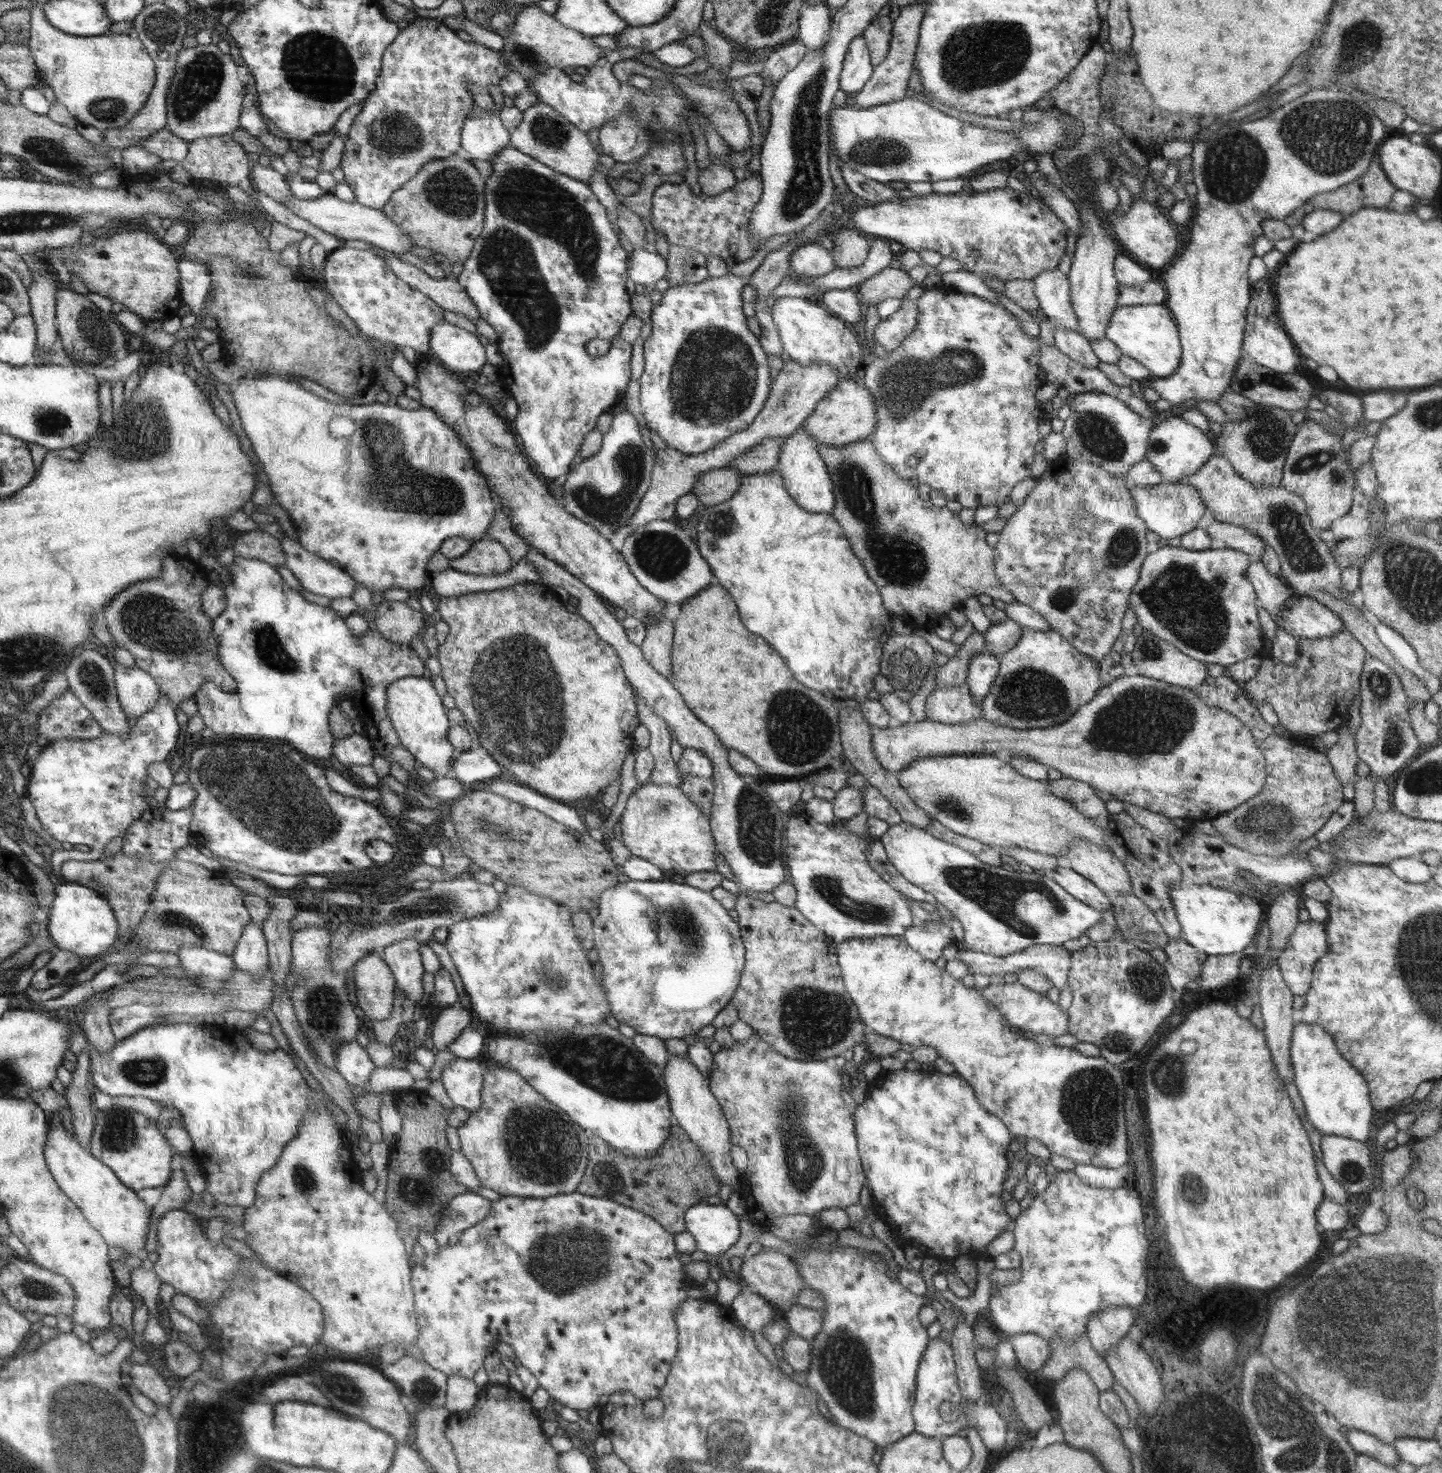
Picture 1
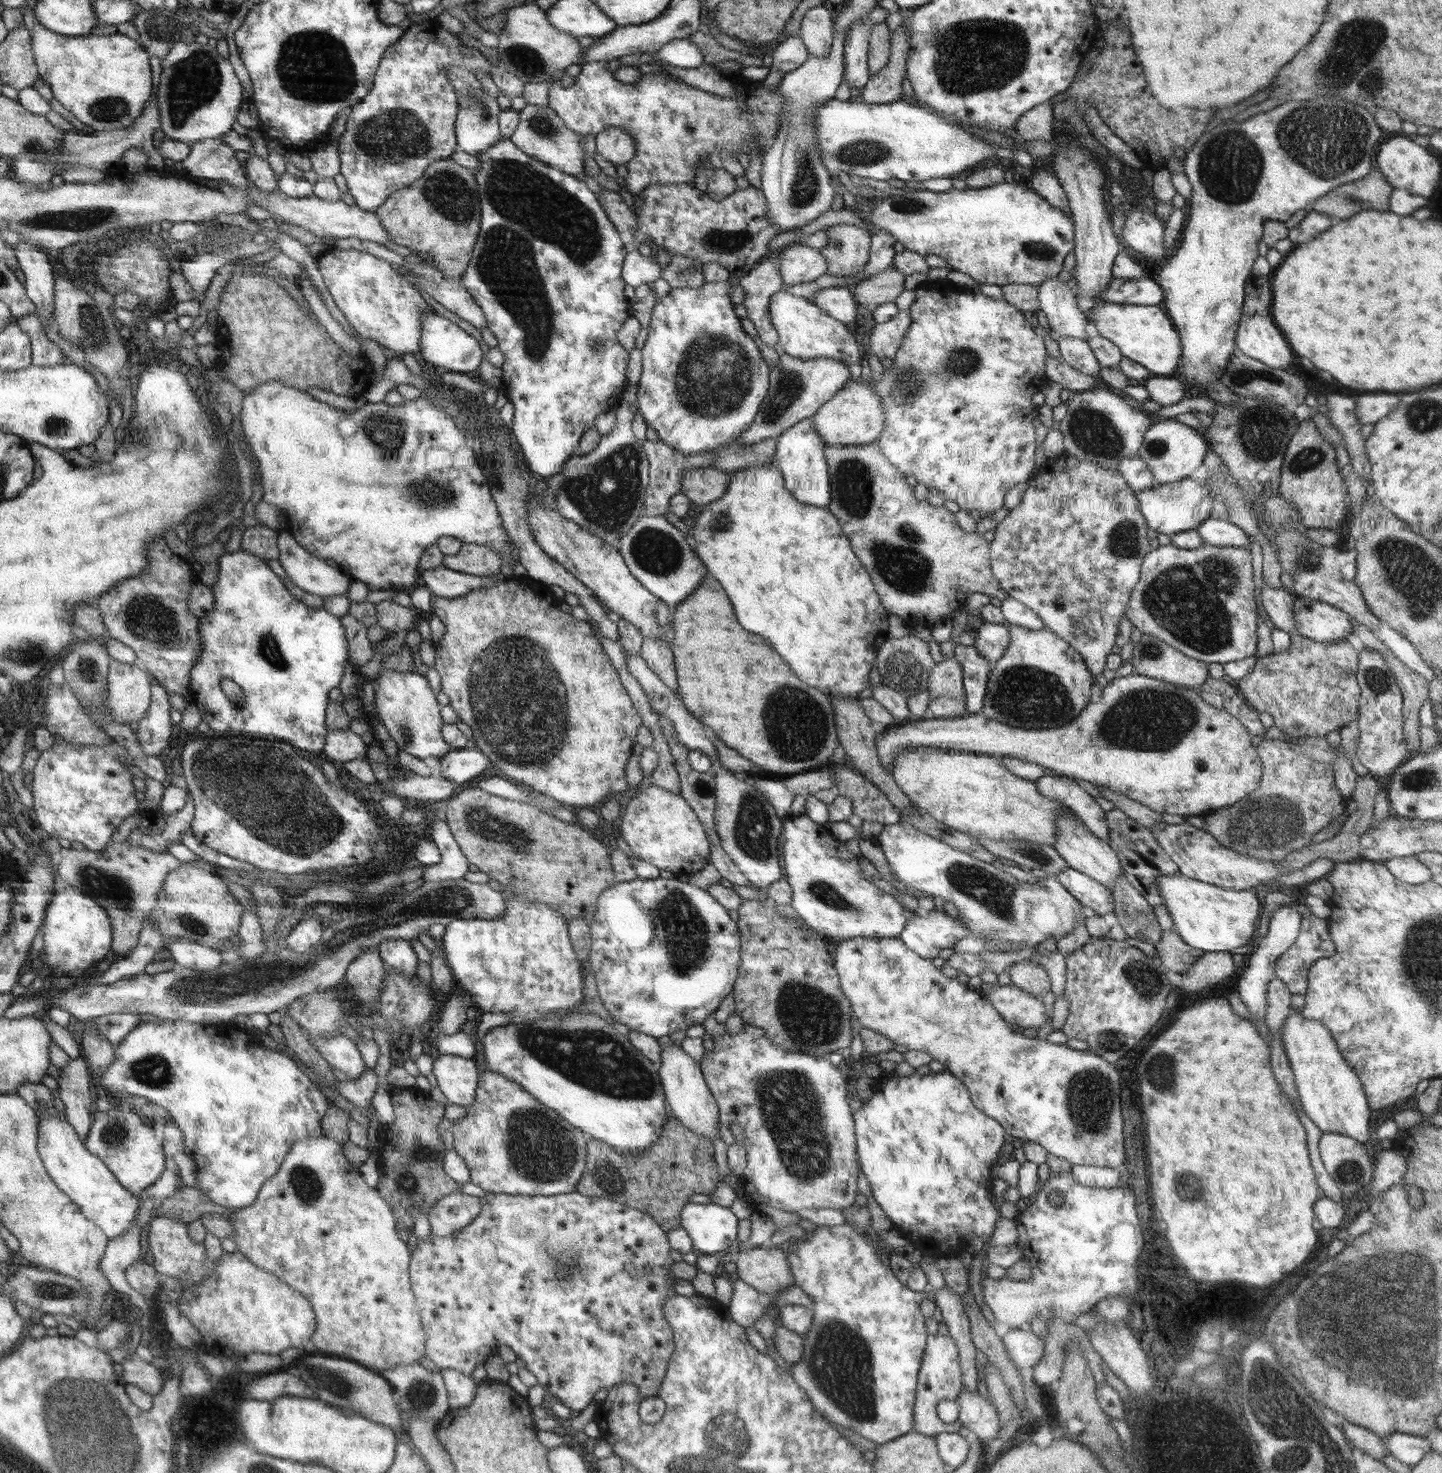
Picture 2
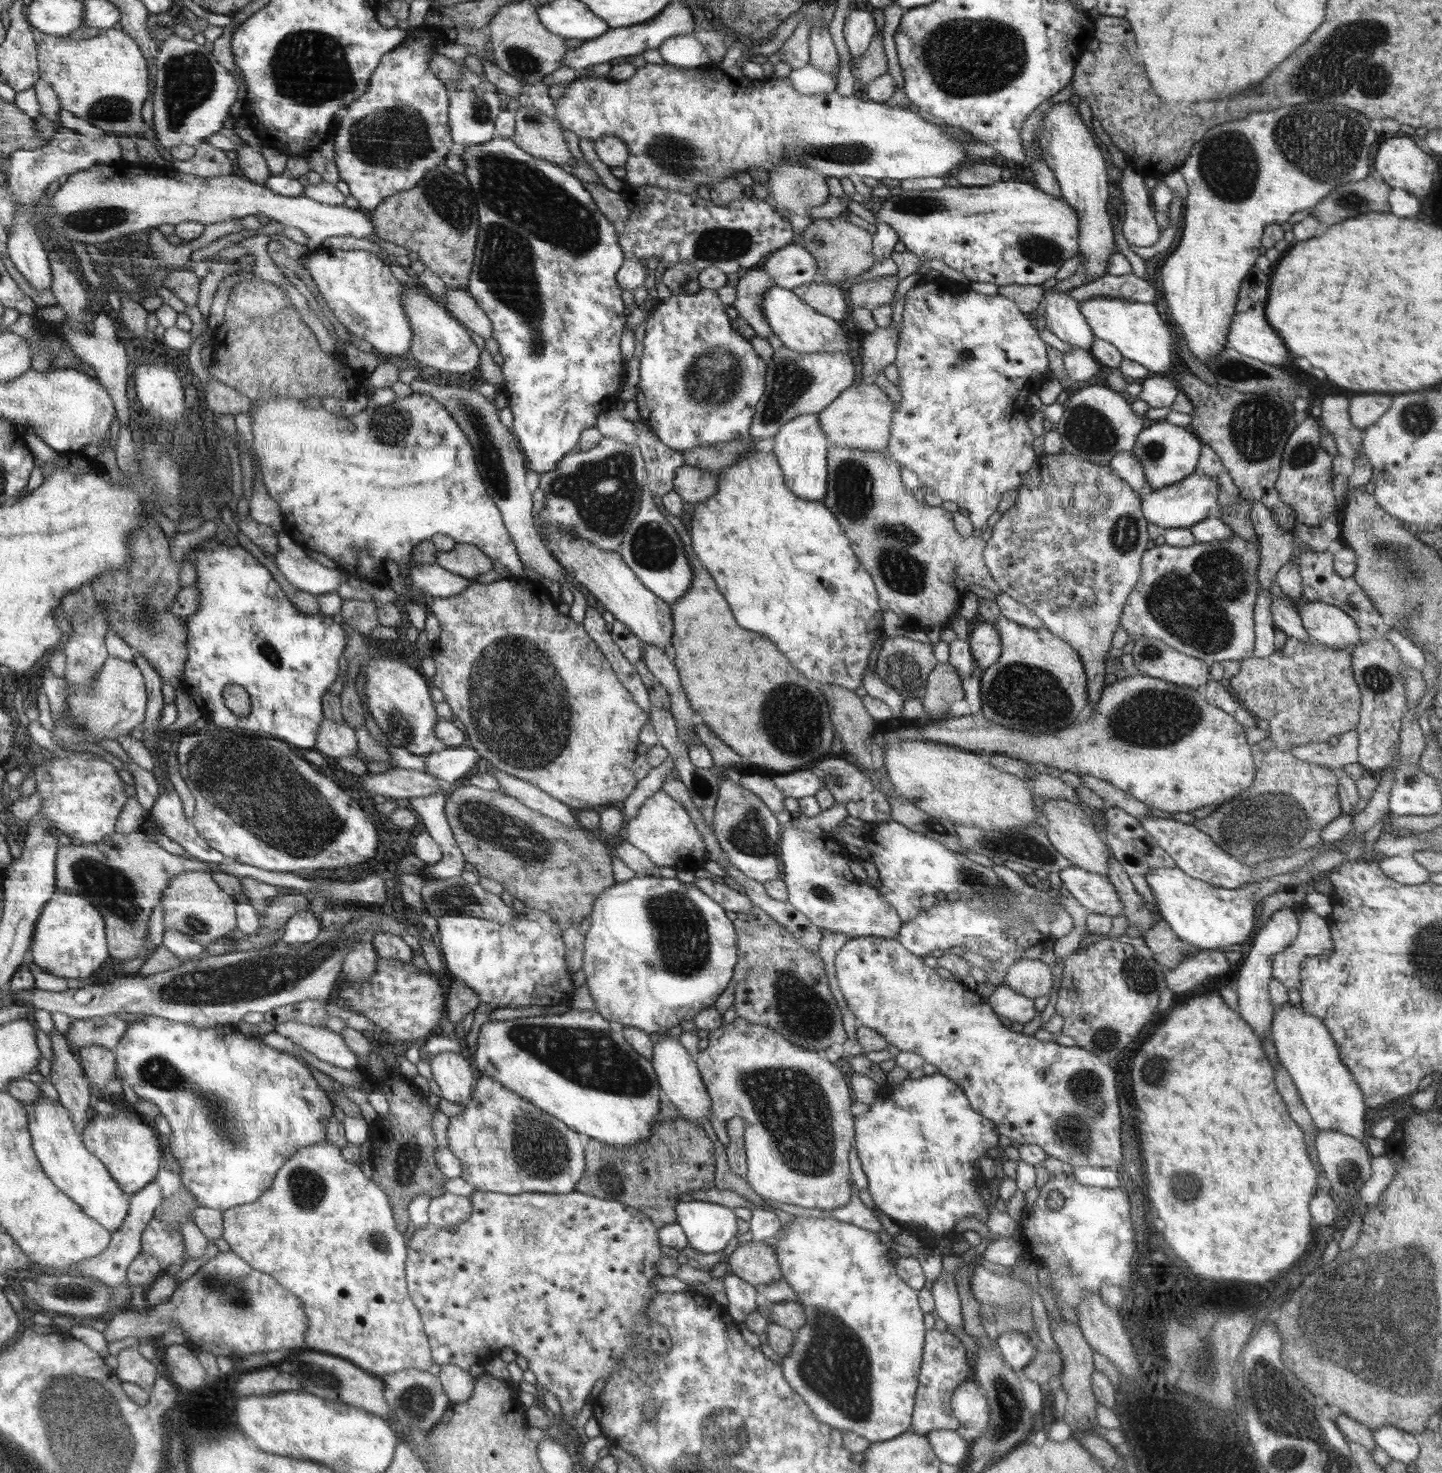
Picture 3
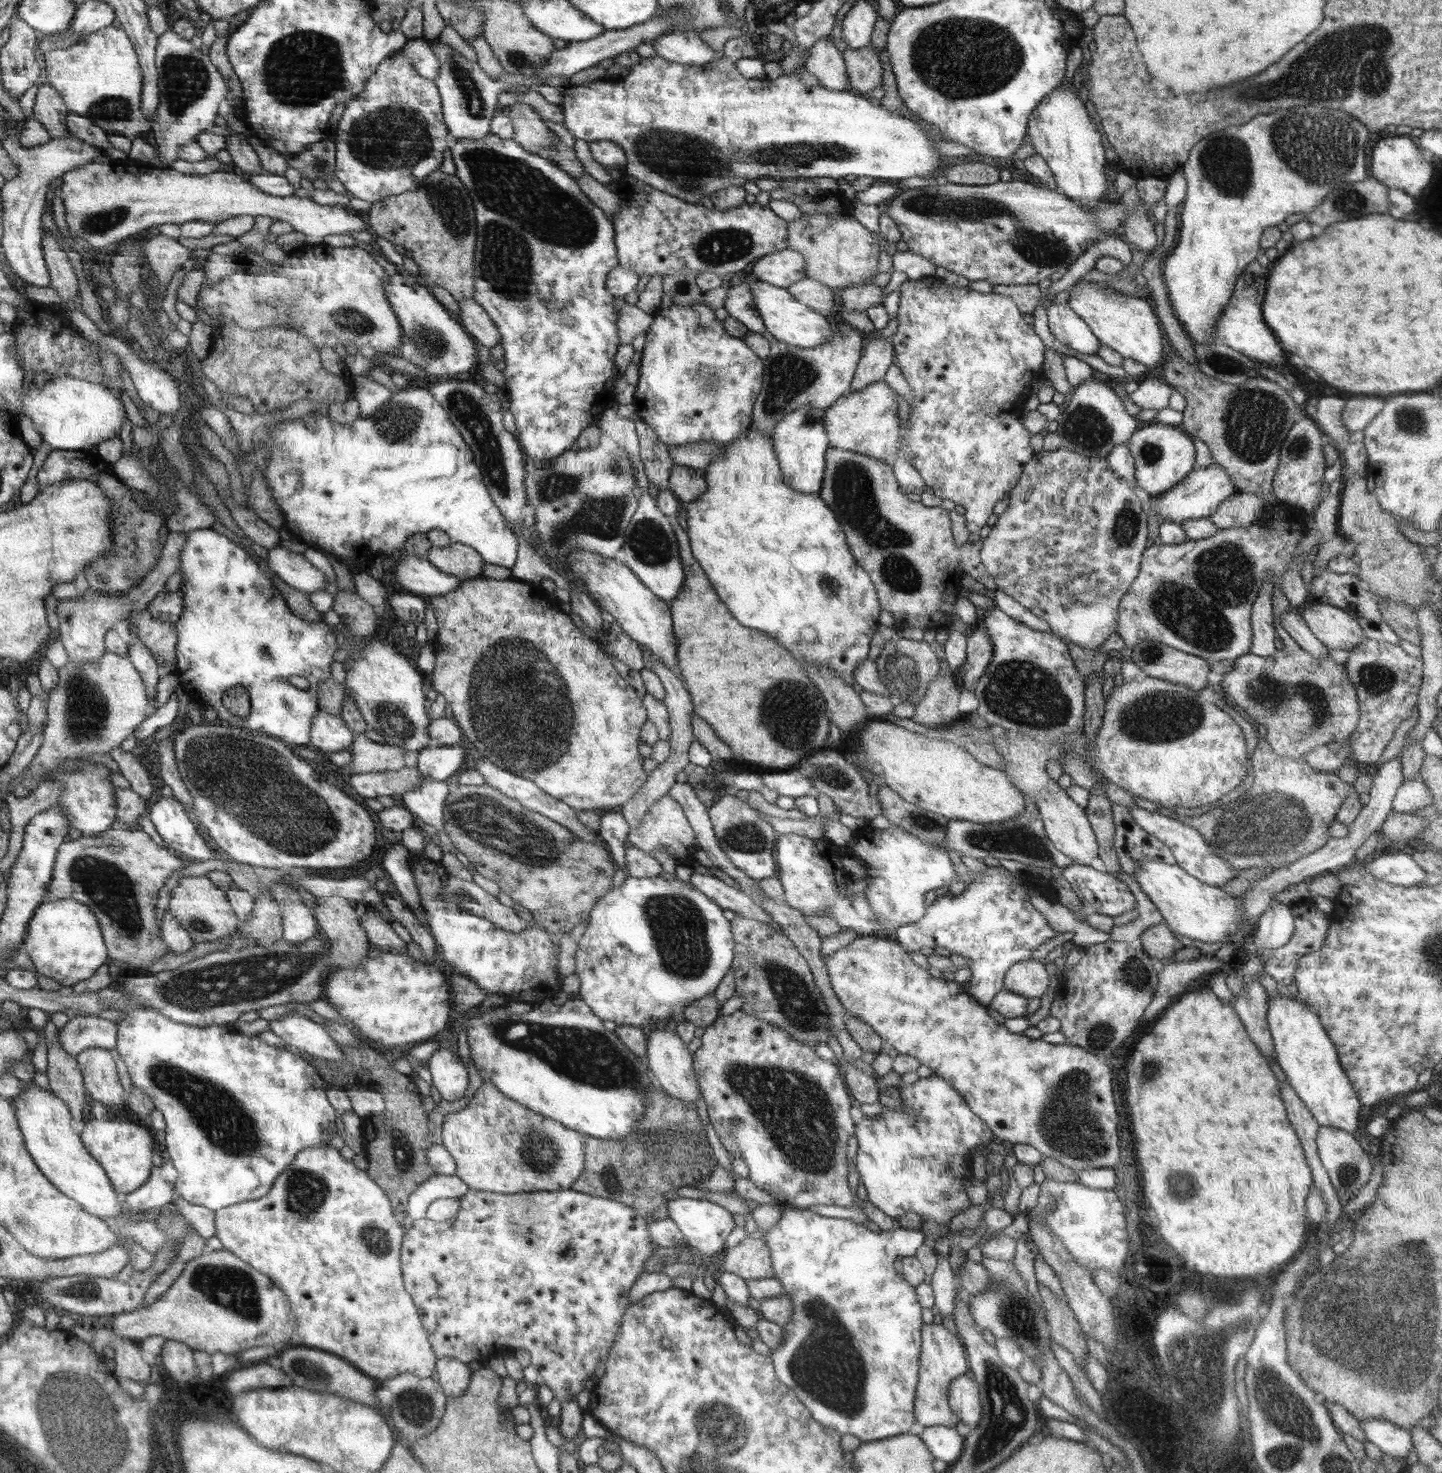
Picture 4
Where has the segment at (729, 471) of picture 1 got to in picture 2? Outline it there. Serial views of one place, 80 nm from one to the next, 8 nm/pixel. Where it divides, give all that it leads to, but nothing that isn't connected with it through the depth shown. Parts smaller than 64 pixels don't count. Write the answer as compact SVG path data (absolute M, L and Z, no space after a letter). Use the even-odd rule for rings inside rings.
M711 467L693 468L684 472L680 493L694 504L705 505L724 496L728 481L728 472Z

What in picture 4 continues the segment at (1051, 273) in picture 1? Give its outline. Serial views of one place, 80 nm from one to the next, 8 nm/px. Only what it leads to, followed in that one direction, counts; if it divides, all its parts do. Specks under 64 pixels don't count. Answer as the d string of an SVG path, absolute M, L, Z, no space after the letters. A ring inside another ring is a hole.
M1053 302L1047 305L1049 329L1056 340L1062 344L1083 352L1097 354L1100 350L1098 338L1091 328L1065 302Z

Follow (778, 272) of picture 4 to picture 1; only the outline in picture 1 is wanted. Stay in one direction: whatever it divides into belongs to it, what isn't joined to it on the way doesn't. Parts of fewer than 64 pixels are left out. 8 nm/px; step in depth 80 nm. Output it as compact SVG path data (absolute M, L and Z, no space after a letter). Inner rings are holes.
M818 242L800 245L790 255L789 270L795 276L801 276L801 278L805 276L808 278L822 276L836 268L837 266L830 251L822 247Z

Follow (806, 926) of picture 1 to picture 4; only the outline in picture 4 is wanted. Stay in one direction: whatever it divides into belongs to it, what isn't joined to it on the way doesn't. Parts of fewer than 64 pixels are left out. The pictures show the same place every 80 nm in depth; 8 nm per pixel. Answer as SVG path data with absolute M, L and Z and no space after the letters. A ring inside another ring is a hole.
M740 915L732 919L731 931L735 942L731 970L735 972L736 993L745 998L744 1006L741 1009L750 1013L750 1016L768 1021L768 1024L786 1030L792 1038L799 1040L802 1044L816 1046L820 1042L829 1043L829 1040L834 1042L834 1035L830 1031L830 1014L827 1004L817 989L811 965L798 953L794 943L782 931L775 930L765 922L744 918Z

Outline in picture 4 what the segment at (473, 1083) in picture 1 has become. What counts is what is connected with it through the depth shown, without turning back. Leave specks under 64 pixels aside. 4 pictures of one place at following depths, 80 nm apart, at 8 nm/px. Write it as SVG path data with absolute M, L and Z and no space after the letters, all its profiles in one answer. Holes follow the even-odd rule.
M436 1050L424 1063L432 1075L432 1085L444 1100L456 1102L464 1098L468 1086L468 1072L459 1054L450 1050Z

